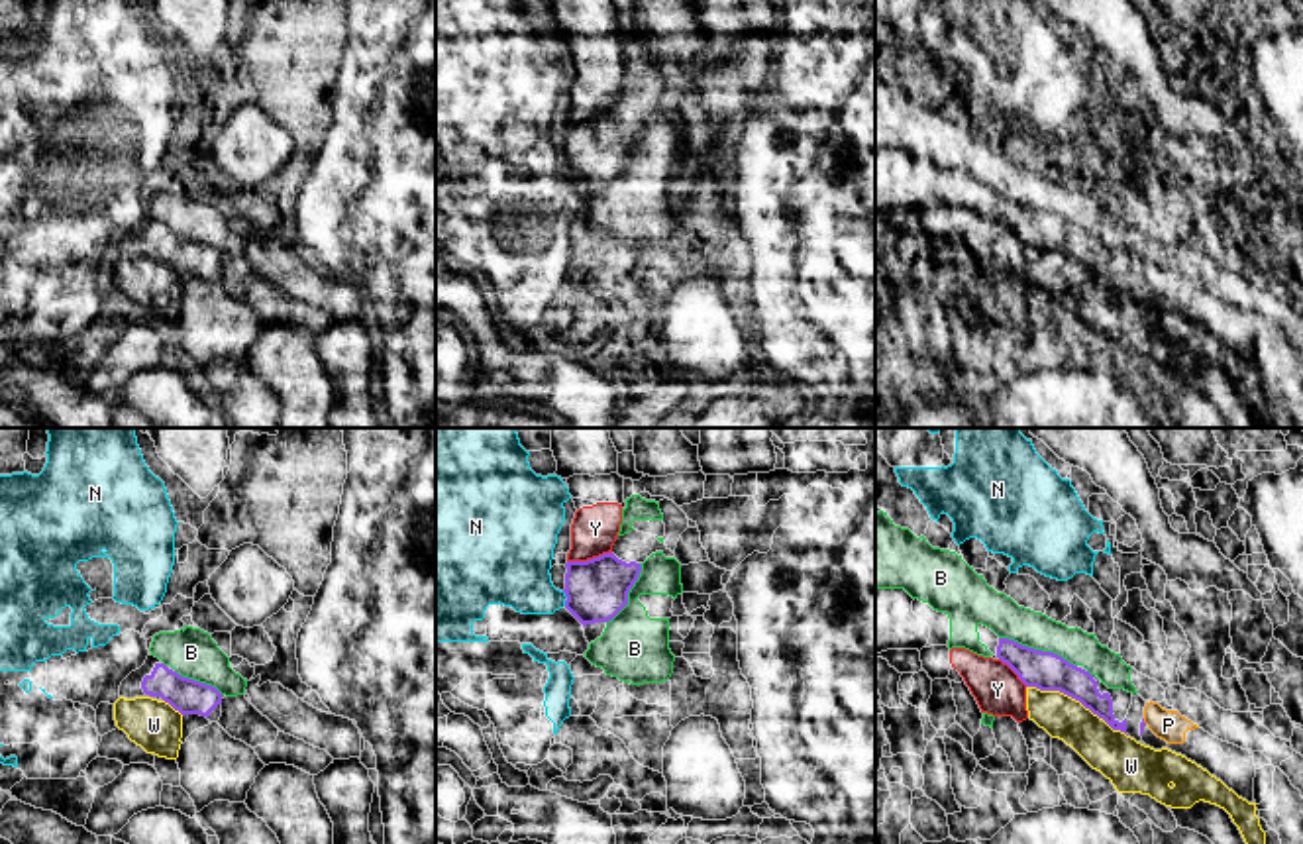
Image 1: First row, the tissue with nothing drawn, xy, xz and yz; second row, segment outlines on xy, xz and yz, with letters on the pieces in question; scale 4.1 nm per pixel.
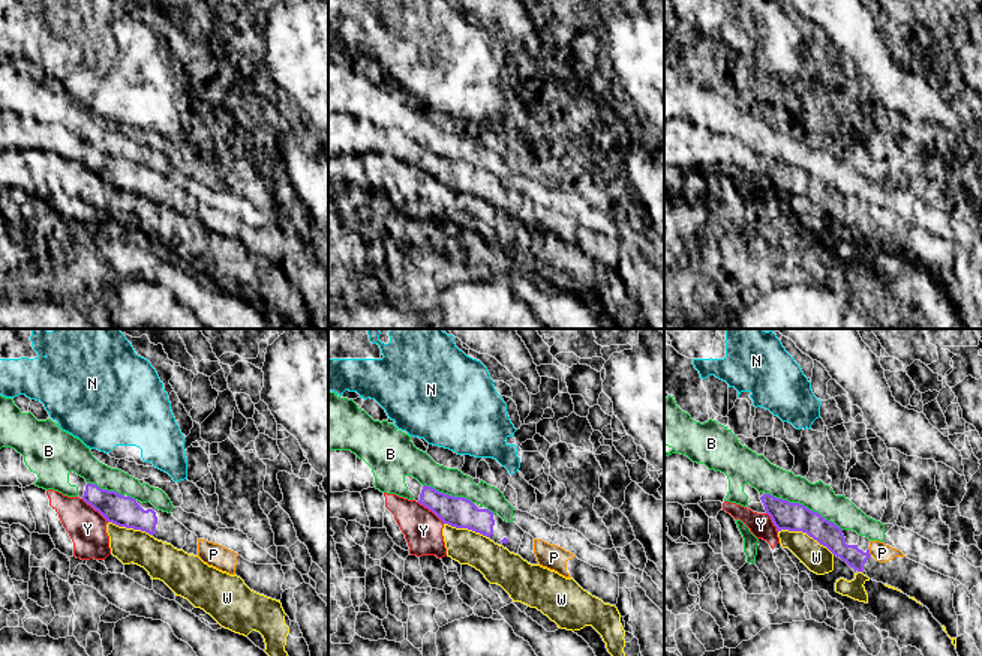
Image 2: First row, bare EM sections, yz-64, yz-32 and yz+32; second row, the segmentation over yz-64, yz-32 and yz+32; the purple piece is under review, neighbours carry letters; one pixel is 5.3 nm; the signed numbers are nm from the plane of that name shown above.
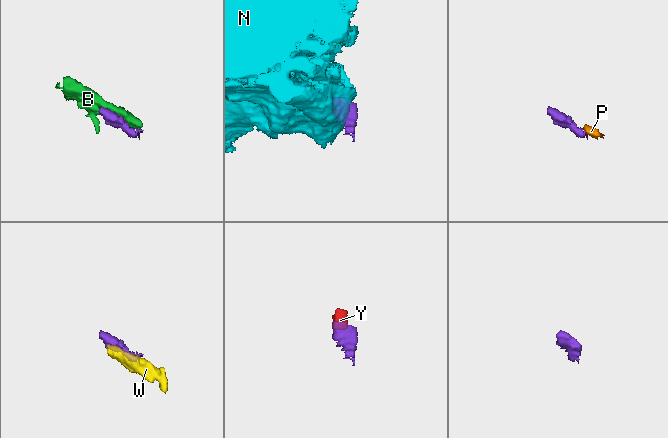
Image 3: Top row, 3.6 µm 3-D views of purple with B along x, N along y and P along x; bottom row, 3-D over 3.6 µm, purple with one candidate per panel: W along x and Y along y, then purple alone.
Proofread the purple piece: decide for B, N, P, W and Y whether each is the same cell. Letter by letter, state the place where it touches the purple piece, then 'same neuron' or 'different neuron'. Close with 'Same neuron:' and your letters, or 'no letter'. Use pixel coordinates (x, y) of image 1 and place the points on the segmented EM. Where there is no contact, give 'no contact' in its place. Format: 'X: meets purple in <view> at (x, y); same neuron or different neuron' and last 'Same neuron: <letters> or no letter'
B: meets purple in yz at (1039, 650); different neuron
N: meets purple in xz at (566, 595); different neuron
P: meets purple in yz at (1143, 721); same neuron
W: meets purple in yz at (1078, 699); different neuron
Y: meets purple in xz at (589, 560); different neuron
Same neuron: P

